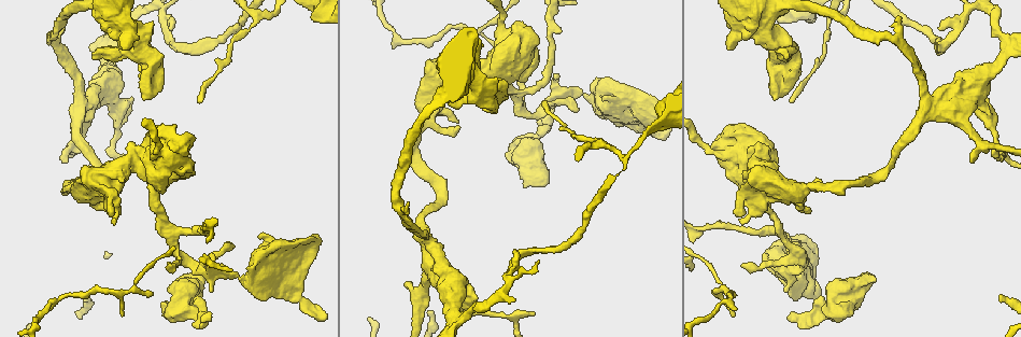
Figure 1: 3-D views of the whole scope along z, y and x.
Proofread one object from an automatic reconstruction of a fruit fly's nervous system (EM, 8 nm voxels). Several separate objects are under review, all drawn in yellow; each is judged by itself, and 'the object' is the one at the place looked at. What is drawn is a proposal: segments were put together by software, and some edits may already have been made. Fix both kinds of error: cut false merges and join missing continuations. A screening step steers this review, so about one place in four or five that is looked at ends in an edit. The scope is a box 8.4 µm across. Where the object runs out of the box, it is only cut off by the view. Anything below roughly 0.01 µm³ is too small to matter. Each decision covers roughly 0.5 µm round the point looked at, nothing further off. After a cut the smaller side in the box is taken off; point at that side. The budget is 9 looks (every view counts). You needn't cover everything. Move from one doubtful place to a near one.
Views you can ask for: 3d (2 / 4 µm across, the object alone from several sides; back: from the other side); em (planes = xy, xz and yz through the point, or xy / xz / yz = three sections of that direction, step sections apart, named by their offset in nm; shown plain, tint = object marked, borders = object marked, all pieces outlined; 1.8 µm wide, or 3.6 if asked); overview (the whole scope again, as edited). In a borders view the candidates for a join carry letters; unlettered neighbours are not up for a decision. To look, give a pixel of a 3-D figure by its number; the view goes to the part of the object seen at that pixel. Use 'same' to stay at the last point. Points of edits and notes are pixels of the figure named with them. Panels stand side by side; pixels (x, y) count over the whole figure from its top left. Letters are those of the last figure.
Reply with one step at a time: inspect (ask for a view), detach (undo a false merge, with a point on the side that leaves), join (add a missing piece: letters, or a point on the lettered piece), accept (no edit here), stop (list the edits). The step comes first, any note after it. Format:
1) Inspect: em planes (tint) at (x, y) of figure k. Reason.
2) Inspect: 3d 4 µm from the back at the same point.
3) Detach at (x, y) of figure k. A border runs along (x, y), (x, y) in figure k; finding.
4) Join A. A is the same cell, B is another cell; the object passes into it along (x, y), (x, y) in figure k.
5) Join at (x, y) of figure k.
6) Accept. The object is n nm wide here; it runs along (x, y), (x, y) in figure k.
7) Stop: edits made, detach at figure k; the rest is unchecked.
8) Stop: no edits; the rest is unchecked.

Inspect: 3d 2 µm at (122, 315) of figure 1. Tapers out.

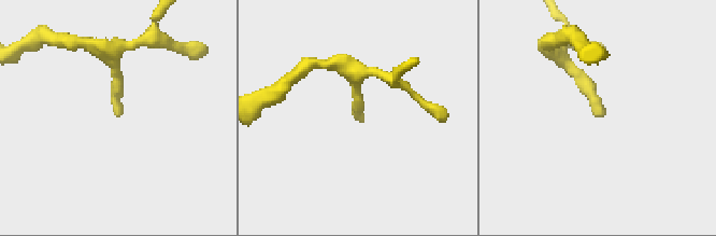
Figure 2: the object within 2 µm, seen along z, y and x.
Inspect: em planes (borders) at (363, 114) of figure 2. Shape alone is not enough.

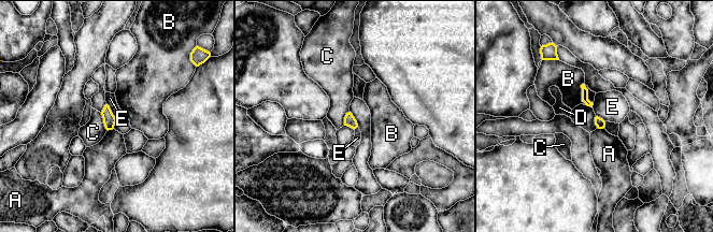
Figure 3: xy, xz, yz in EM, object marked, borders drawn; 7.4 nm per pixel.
Accept. A, B, C, D and E are other cells; a border runs along (107, 103), (114, 116) in figure 3; no lettered piece goes on from it.

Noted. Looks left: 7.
Inspect: em planes (plain) at (209, 316) of figure 1. Branch stops here.

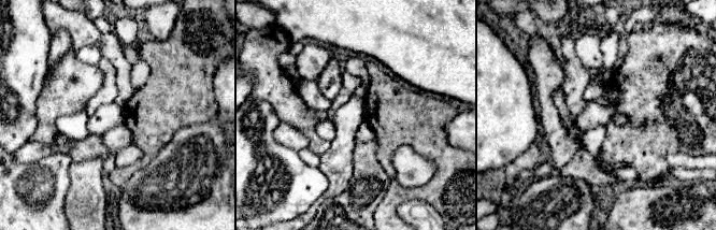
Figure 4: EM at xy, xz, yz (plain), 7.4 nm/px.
Inspect: em planes (borders) at the same point.

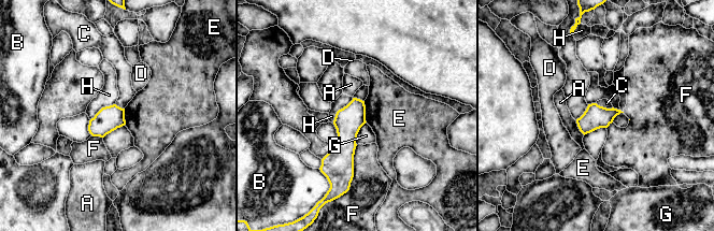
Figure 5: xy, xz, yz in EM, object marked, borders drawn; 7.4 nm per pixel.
Accept. A, B, C, D, E, F, G and H are other cells; it runs along (357, 101), (347, 121), (345, 179) in figure 5; none of them fits.

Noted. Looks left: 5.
Inspect: em xy step 4 (tint) at (788, 45) of figure 1. Three arms meet.

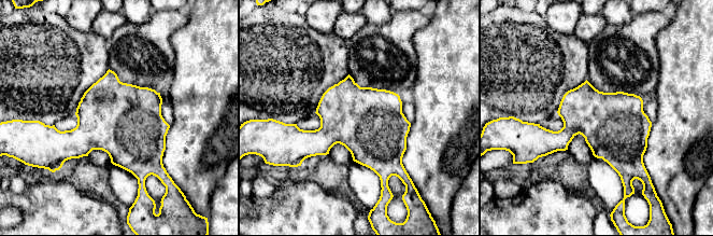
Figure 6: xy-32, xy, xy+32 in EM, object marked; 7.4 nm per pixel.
Inspect: em planes (borders) at the same point. Cut it another way.

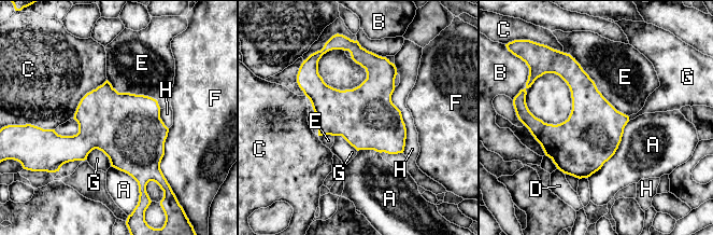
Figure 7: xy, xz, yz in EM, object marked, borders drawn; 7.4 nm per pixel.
Accept. A, B, C, D, E, F, G and H are other cells; a border runs along (86, 156), (99, 149), (111, 165) in figure 7; all the same neuron.

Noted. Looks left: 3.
Inspect: 3d 4 µm at (976, 97) of figure 1.

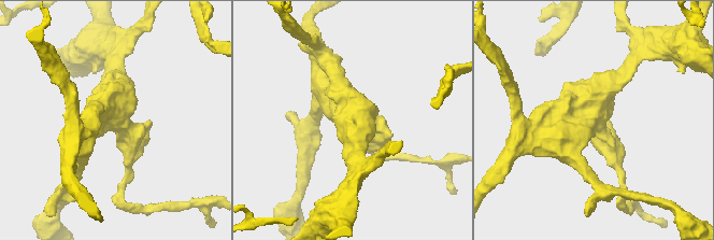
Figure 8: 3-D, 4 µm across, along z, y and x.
Inspect: em xy step 4 (tint) at (120, 120) of figure 8. 3 arms meet here; the arms are 260, 260, 300 nm wide; need the tissue.

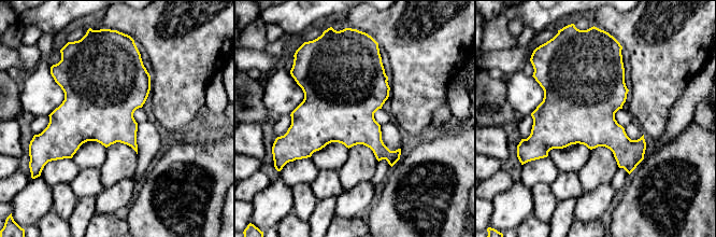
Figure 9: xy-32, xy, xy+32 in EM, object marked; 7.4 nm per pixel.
Inspect: em planes (borders) at the same point.

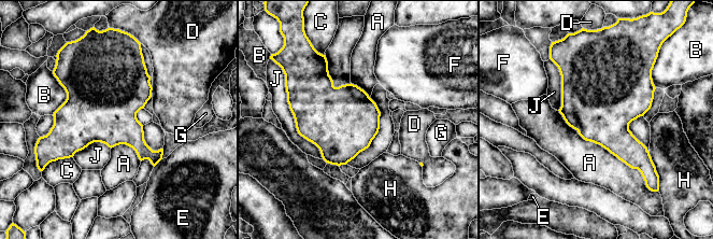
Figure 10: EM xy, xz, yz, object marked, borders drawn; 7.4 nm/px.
Accept. A, B, C, D, E, F, G, H and J are other cells; a border runs along (370, 97), (379, 131), (345, 164) in figure 10; all the same neuron.

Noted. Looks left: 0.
Stop: no edits; the rest is unchecked.

